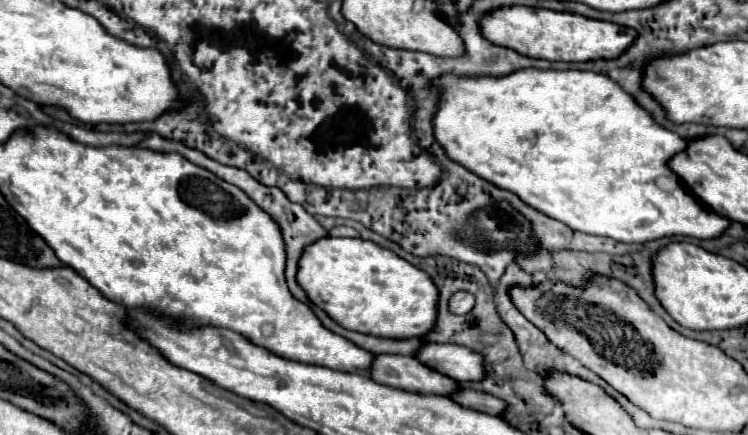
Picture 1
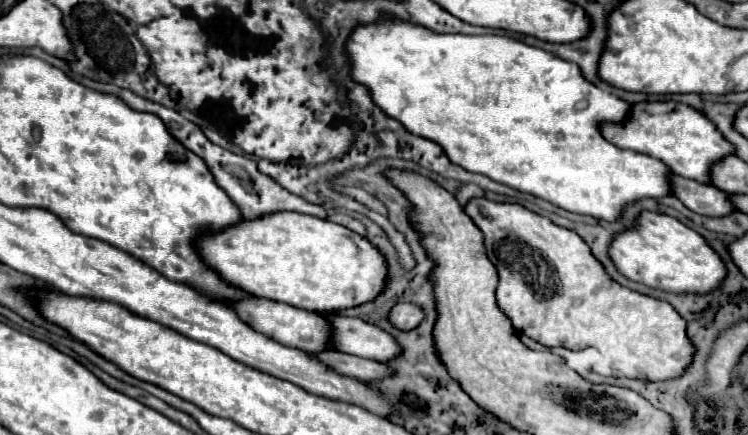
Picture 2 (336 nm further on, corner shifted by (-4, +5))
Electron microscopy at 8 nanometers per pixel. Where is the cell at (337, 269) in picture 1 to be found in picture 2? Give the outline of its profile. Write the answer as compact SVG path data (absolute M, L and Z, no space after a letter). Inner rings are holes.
M299 212L267 214L253 222L243 220L219 234L203 236L199 240L199 252L203 254L203 260L215 268L215 272L219 272L219 276L223 276L229 284L245 290L247 294L319 314L337 314L339 310L367 304L367 300L373 300L379 296L379 292L383 292L383 284L387 284L389 272L385 256L365 236L359 236L353 230L329 220Z

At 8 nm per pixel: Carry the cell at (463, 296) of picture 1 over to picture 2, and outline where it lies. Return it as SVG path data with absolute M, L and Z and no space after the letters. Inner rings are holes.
M397 304L391 310L391 322L399 330L417 328L423 322L423 316L425 316L425 312L417 304Z

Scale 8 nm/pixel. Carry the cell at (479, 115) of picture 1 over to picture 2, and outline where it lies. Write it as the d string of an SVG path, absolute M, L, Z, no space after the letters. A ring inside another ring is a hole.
M387 20L387 22L379 22L379 24L369 24L369 26L357 26L347 42L347 52L351 56L351 64L353 64L353 70L351 70L351 76L365 84L375 100L375 104L385 112L385 114L391 114L395 120L399 120L409 132L417 134L417 136L423 136L423 138L431 138L433 142L441 144L441 148L447 152L447 158L453 162L453 164L459 164L461 168L467 168L469 172L477 172L477 174L483 174L483 176L489 176L491 180L495 182L503 182L507 184L509 188L515 188L519 192L527 192L527 194L533 194L537 198L543 198L567 212L575 212L575 214L585 214L585 216L593 216L597 220L605 220L605 222L615 222L619 220L619 216L623 216L625 208L643 200L643 198L653 198L653 200L659 200L659 198L665 198L665 196L673 196L671 192L671 182L669 182L669 176L671 176L671 170L647 156L647 154L637 154L637 152L631 152L631 150L621 150L617 148L615 144L611 144L609 140L603 138L601 134L601 126L603 124L621 124L629 118L631 114L631 104L597 88L595 84L583 80L583 74L579 72L579 66L573 64L573 62L565 62L565 60L559 60L557 56L551 56L549 52L545 50L539 50L539 48L533 48L533 46L527 46L519 40L513 40L513 38L507 38L507 36L463 36L463 34L437 34L437 32L431 32L423 26L415 26L411 22L399 22L399 20Z

